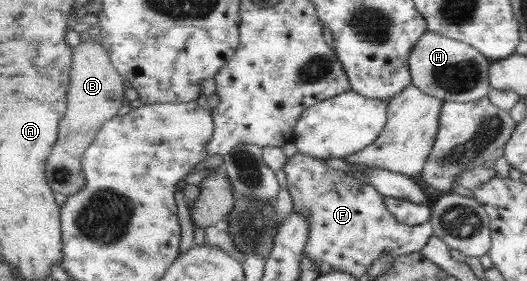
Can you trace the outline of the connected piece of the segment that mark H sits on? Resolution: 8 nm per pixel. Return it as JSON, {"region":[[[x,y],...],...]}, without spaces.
{"region":[[[428,31],[415,45],[409,57],[413,84],[424,93],[434,95],[444,102],[470,103],[489,95],[491,65],[488,56],[480,53],[472,44]]]}

